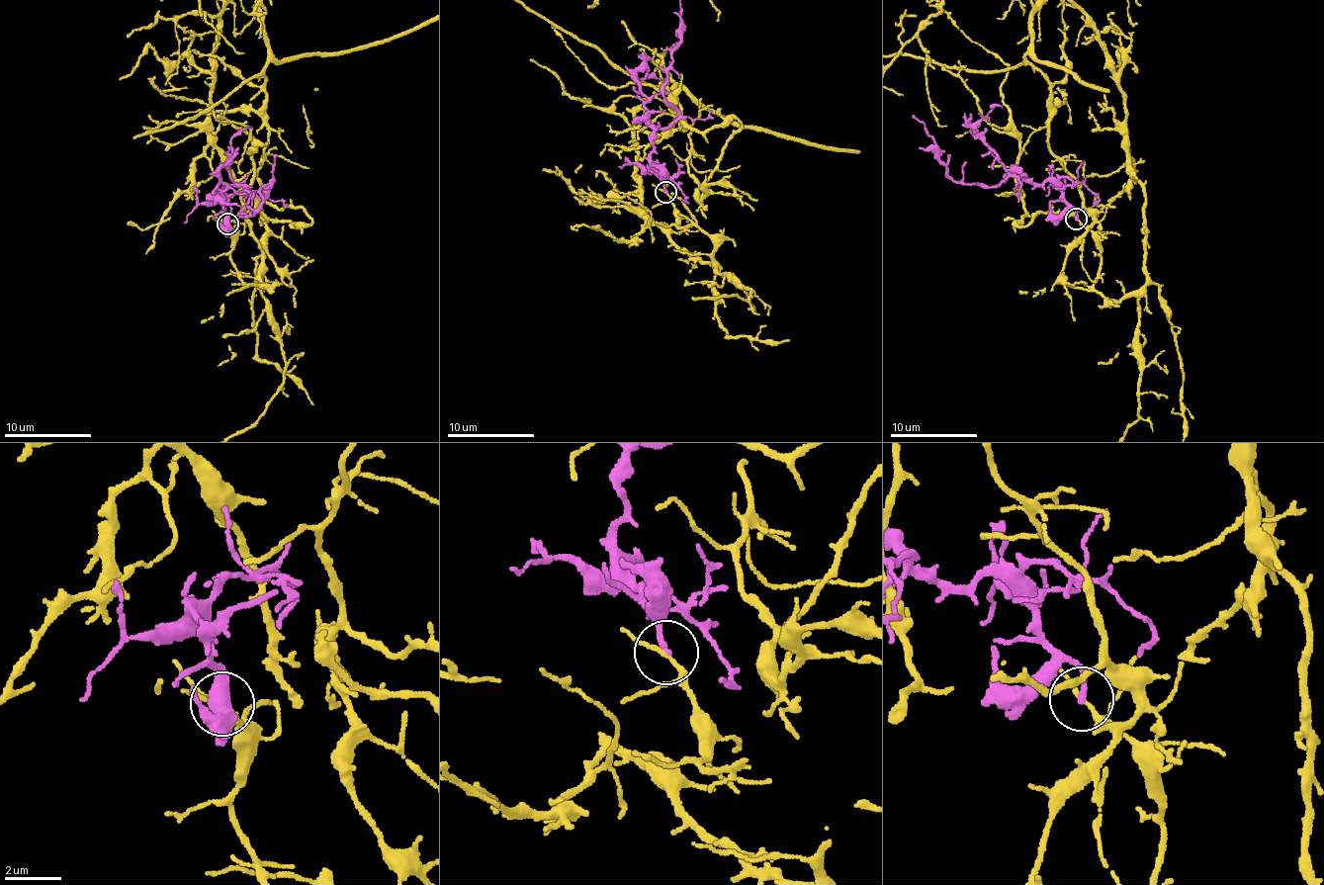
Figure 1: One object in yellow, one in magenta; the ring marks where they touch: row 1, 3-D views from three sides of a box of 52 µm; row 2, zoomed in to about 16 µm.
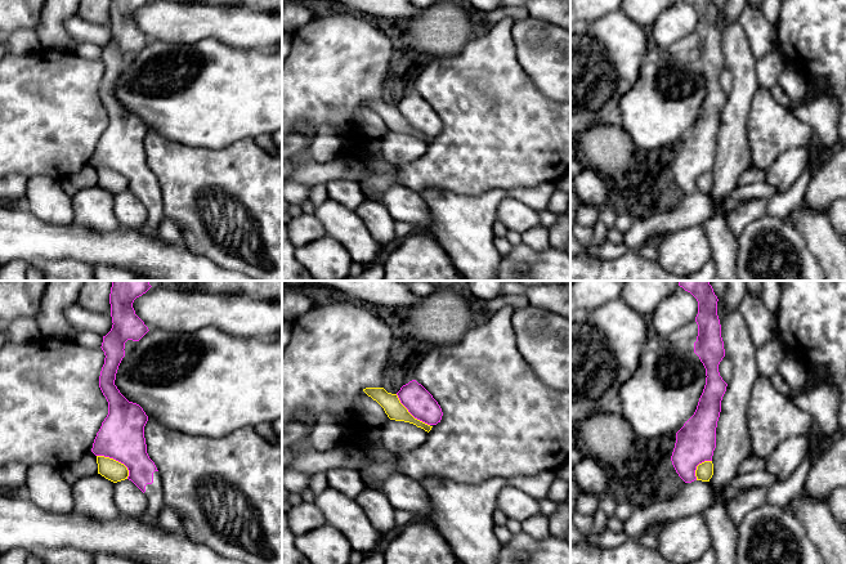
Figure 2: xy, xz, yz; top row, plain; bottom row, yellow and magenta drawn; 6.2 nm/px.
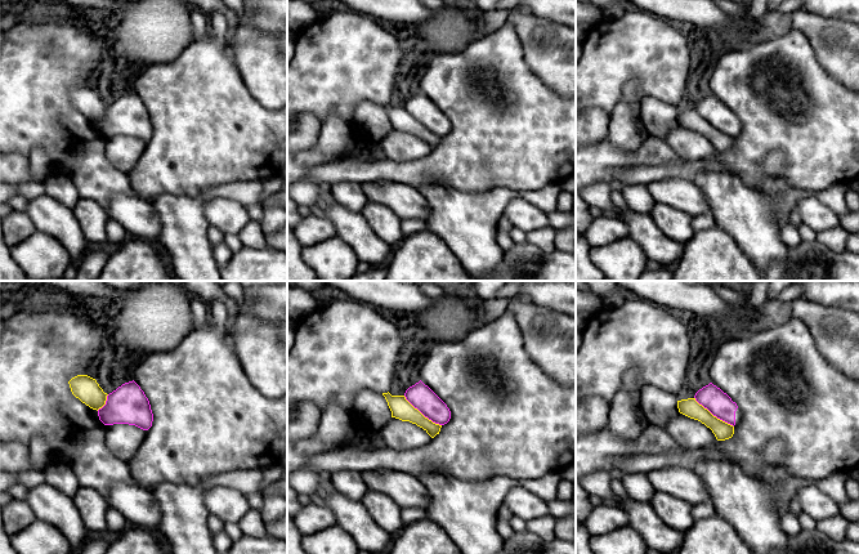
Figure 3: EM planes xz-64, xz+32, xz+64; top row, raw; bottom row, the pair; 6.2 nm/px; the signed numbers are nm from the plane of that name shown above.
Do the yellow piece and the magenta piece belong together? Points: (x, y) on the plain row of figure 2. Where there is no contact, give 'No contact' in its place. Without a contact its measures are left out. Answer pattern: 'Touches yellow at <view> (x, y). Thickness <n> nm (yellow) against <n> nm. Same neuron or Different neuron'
Touches yellow at xy (117, 173). Thickness 130 nm (yellow) against 280 nm. Different neuron

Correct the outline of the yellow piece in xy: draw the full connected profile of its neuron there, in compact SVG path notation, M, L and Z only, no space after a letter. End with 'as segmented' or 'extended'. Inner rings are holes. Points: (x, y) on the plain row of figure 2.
M97 167L97 175L98 175L98 185L100 185L102 188L113 194L125 192L129 188L127 179L113 170Z; as segmented

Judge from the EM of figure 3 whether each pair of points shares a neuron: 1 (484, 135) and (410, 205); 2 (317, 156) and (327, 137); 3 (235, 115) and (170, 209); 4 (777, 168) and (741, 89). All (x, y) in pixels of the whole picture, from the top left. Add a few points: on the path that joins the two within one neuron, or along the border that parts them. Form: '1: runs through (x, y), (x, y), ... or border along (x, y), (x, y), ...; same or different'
1: border along (390, 179), (416, 188); different
2: border along (316, 144), (329, 157), (339, 157), (349, 148); different
3: border along (196, 196), (156, 195), (150, 199); different
4: border along (781, 151), (764, 160), (769, 178), (763, 183); different

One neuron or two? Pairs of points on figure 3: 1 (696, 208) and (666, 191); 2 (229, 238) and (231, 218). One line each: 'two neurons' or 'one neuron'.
1: one neuron
2: two neurons

